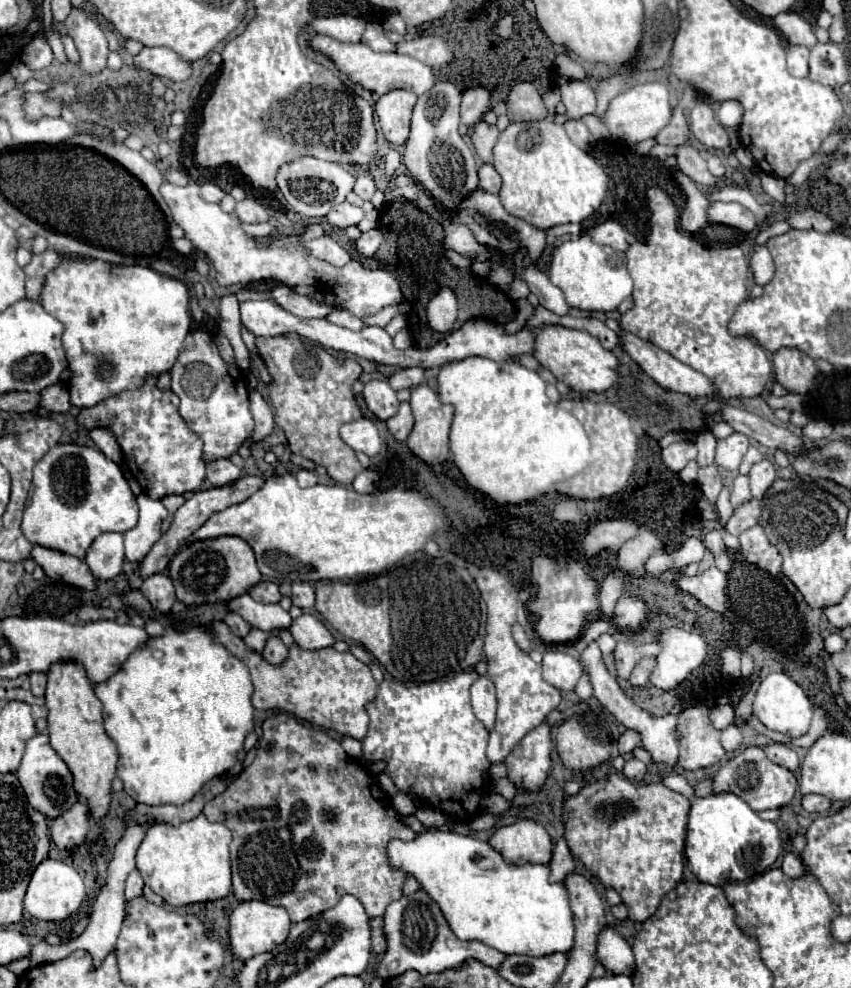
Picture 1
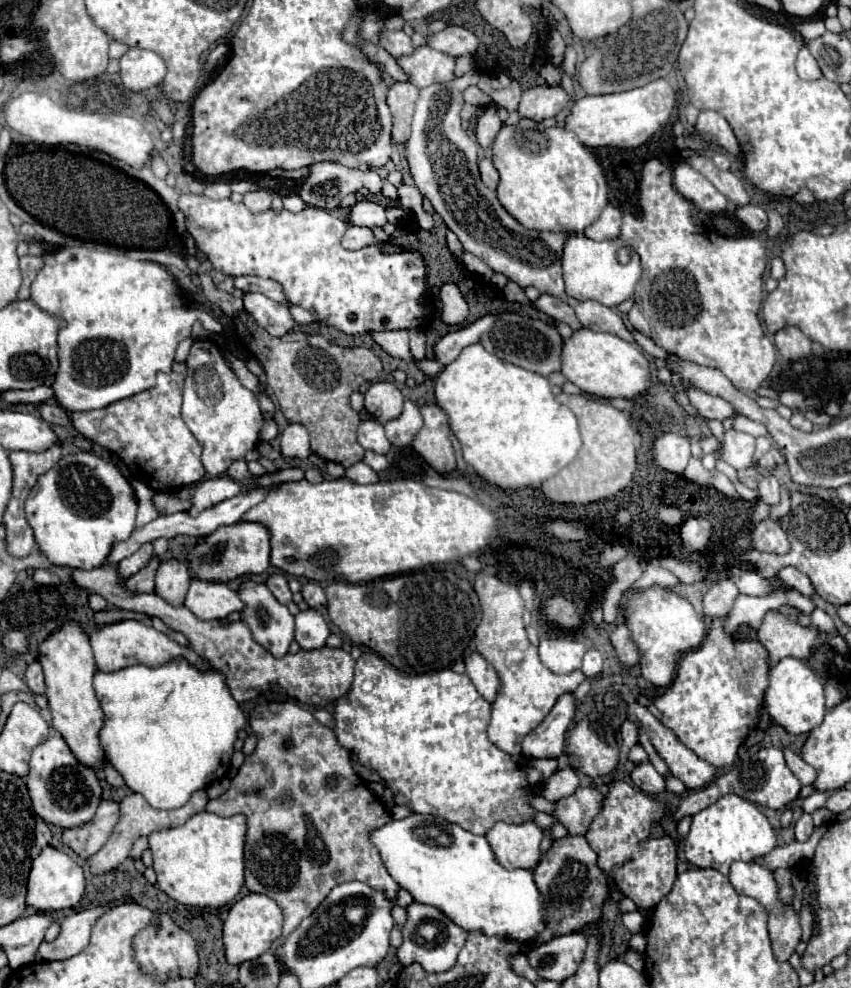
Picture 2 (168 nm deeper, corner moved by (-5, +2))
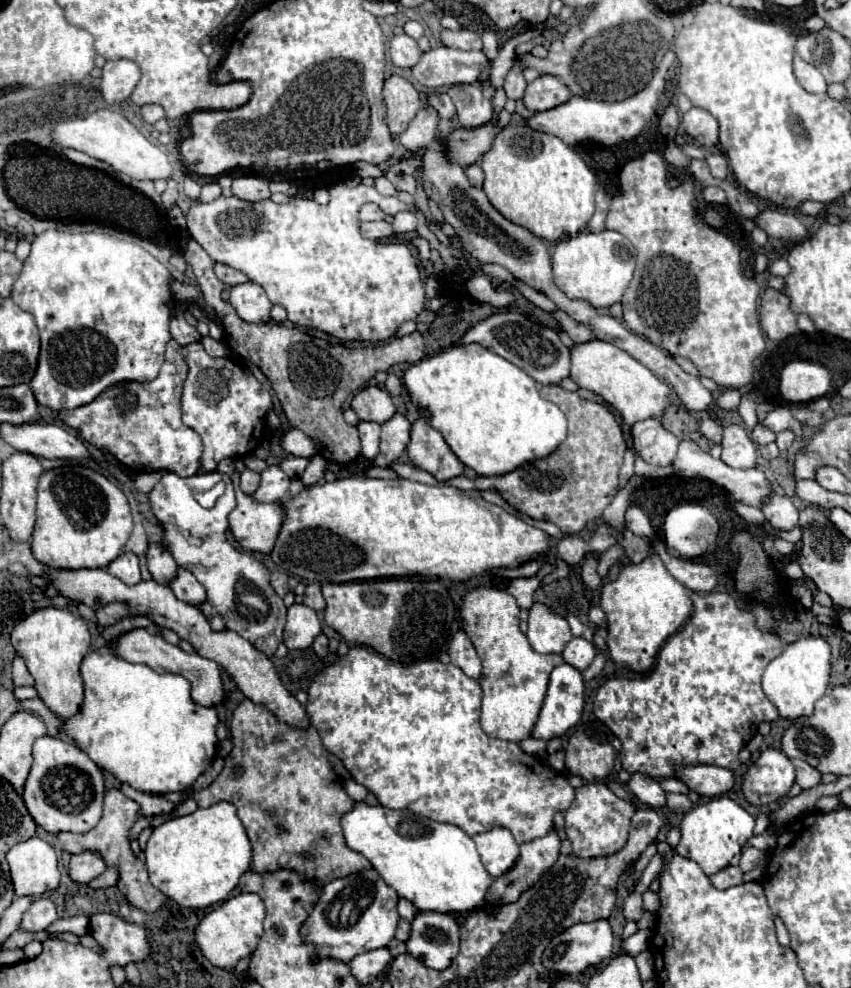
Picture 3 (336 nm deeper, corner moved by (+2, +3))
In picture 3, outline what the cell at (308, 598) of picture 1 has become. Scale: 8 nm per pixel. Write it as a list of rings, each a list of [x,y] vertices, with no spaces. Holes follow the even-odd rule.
[[[318,582],[308,584],[306,594],[304,594],[304,604],[306,604],[306,606],[310,606],[310,608],[314,608],[316,612],[324,610],[326,602],[324,602],[324,596],[322,596],[322,592],[320,592],[320,584],[318,584]]]

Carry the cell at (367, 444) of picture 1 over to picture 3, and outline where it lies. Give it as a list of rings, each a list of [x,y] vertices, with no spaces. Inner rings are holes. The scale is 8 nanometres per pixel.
[[[360,422],[358,424],[360,440],[362,440],[362,456],[376,458],[378,454],[378,440],[380,440],[380,424],[376,422]]]

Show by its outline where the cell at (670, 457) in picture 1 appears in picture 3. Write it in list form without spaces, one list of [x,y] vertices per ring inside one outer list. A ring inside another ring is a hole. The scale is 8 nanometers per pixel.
[[[648,418],[632,428],[632,442],[636,454],[652,466],[670,466],[676,458],[678,438],[668,432],[658,418]]]

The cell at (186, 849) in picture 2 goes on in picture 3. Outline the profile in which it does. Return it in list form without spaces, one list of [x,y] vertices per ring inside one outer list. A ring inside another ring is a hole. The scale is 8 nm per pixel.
[[[216,802],[188,816],[166,820],[154,828],[146,844],[150,882],[162,894],[186,908],[206,908],[224,902],[236,888],[238,878],[250,868],[250,860],[250,840],[230,802]]]

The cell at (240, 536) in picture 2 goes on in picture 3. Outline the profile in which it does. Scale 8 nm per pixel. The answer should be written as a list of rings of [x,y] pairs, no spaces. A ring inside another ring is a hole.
[[[243,459],[235,461],[235,472],[231,480],[234,486],[238,506],[230,514],[230,530],[242,548],[252,552],[268,554],[274,548],[282,522],[286,518],[286,508],[282,502],[264,504],[240,492],[240,474],[246,469]]]

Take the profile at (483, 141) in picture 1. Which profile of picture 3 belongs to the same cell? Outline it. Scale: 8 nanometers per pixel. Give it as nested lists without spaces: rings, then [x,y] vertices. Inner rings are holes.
[[[458,84],[448,88],[448,96],[456,106],[456,118],[466,128],[476,128],[492,120],[492,102],[484,98],[480,84]]]

